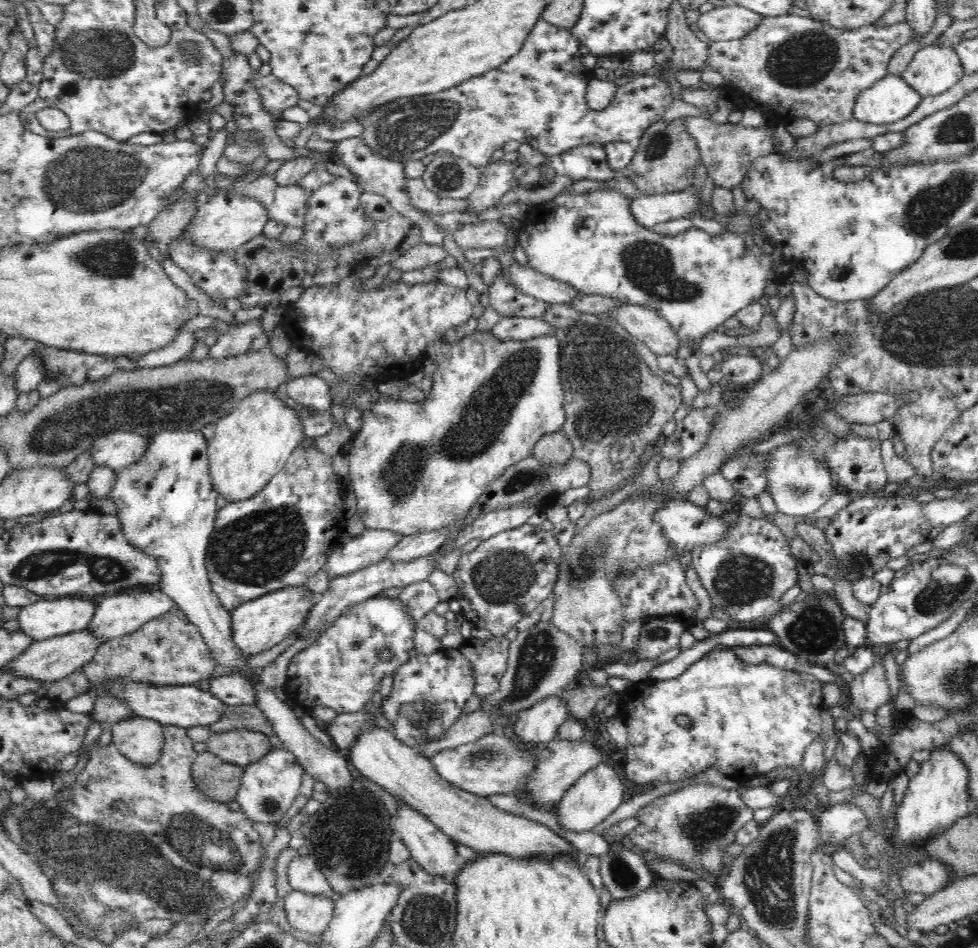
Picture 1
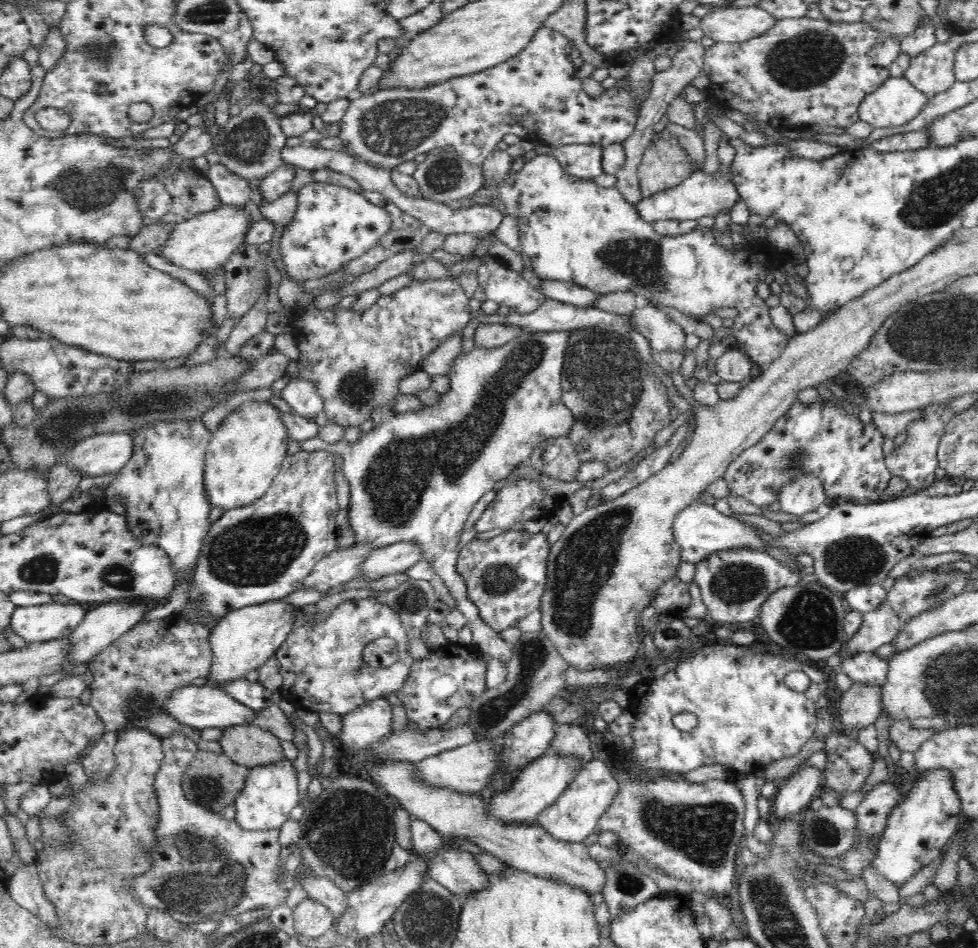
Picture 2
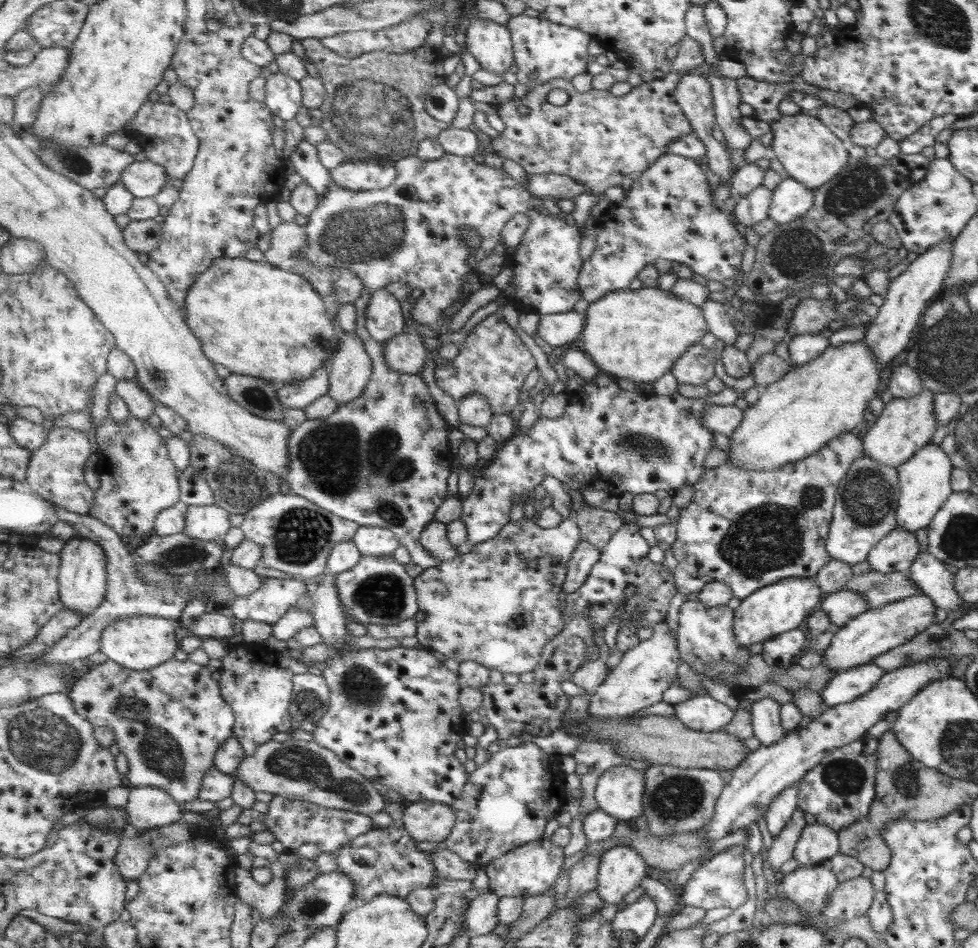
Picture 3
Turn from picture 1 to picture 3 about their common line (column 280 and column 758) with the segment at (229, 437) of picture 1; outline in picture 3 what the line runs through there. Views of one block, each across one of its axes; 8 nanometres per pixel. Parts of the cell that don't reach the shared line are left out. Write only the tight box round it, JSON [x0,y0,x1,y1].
[727,339,879,471]

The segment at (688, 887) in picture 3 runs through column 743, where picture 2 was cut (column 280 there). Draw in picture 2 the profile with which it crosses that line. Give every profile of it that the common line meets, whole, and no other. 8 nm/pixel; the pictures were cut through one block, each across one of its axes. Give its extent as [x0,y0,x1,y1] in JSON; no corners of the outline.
[135,732,286,923]

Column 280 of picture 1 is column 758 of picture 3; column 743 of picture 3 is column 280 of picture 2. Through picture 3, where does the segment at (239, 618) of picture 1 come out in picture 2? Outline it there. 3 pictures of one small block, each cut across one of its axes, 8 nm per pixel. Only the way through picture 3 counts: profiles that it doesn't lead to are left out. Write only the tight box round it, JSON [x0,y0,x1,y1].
[208,598,297,688]

